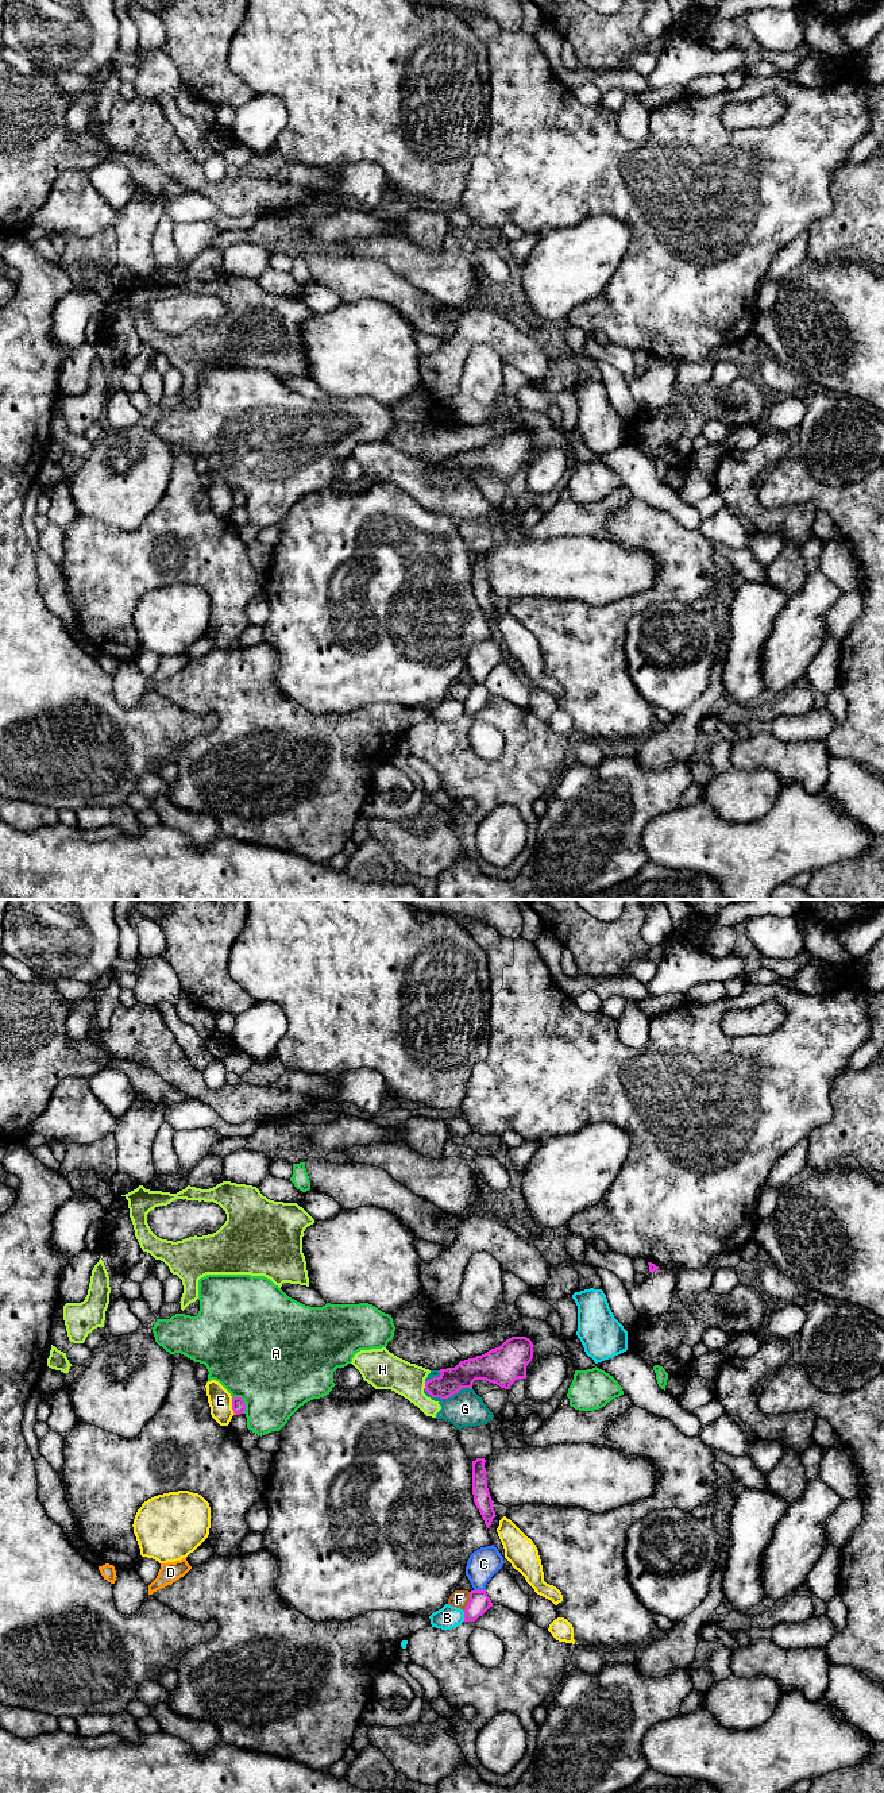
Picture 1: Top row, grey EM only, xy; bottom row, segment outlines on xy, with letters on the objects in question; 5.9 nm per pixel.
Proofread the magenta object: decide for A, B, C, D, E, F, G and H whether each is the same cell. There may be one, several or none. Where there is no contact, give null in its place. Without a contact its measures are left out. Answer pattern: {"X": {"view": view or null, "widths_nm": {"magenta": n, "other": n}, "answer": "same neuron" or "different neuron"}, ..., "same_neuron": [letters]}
{"A": {"view": "xy", "widths_nm": {"magenta": 80, "other": 480}, "answer": "different neuron"}, "B": {"view": "xy", "widths_nm": {"magenta": 120, "other": 140}, "answer": "different neuron"}, "C": {"view": "xy", "widths_nm": {"magenta": 120, "other": 180}, "answer": "different neuron"}, "D": {"view": "xy", "widths_nm": {"magenta": 80, "other": 20}, "answer": "same neuron"}, "E": {"view": "xy", "widths_nm": {"magenta": 80, "other": 140}, "answer": "different neuron"}, "F": {"view": "xy", "widths_nm": {"magenta": 120, "other": 110}, "answer": "different neuron"}, "G": {"view": "xy", "widths_nm": {"magenta": 150, "other": 220}, "answer": "different neuron"}, "H": {"view": "xy", "widths_nm": {"magenta": 150, "other": 220}, "answer": "different neuron"}, "same_neuron": ["D"]}

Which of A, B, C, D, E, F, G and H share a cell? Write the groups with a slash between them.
A / B / C / D / E / F / G H

